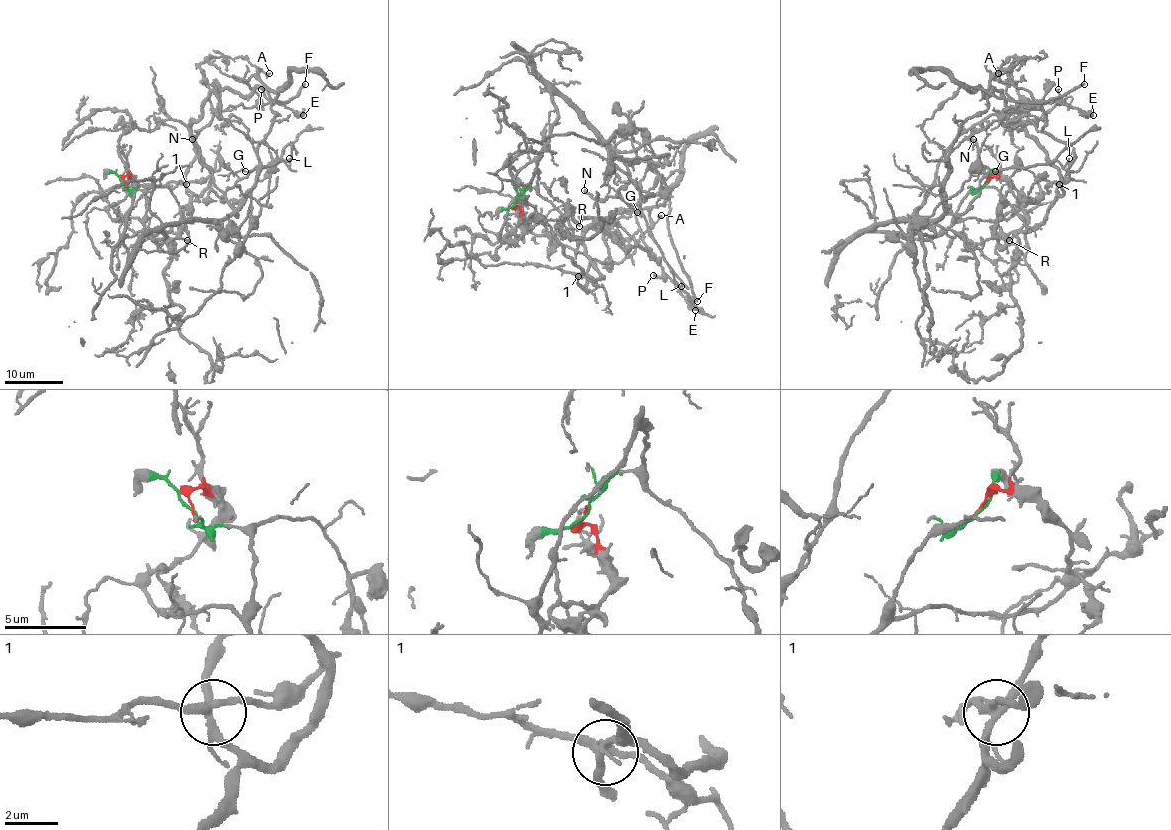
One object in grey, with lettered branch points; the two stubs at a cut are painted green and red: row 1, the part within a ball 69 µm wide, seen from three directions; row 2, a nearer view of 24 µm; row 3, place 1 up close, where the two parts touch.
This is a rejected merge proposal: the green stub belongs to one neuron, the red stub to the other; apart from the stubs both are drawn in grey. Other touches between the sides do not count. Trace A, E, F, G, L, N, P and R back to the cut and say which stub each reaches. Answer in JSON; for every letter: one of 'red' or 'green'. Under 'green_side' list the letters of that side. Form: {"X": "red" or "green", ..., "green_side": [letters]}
{"A": "green", "E": "red", "F": "red", "G": "green", "L": "green", "N": "green", "P": "red", "R": "red", "green_side": ["A", "G", "L", "N"]}

